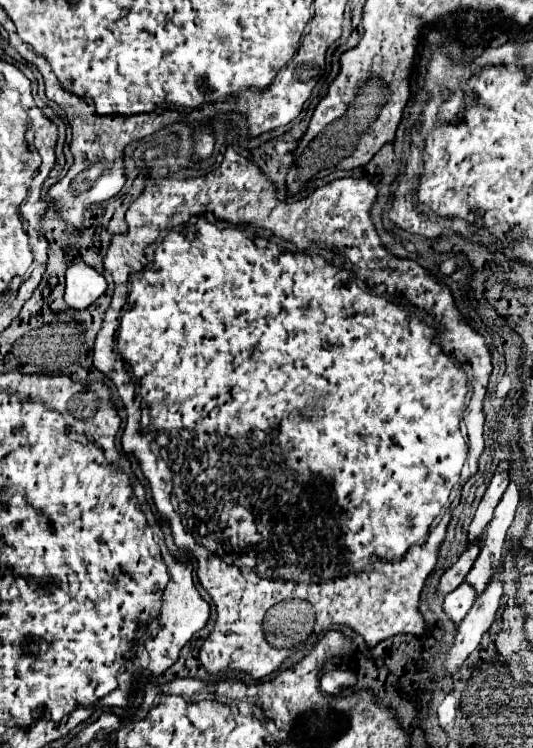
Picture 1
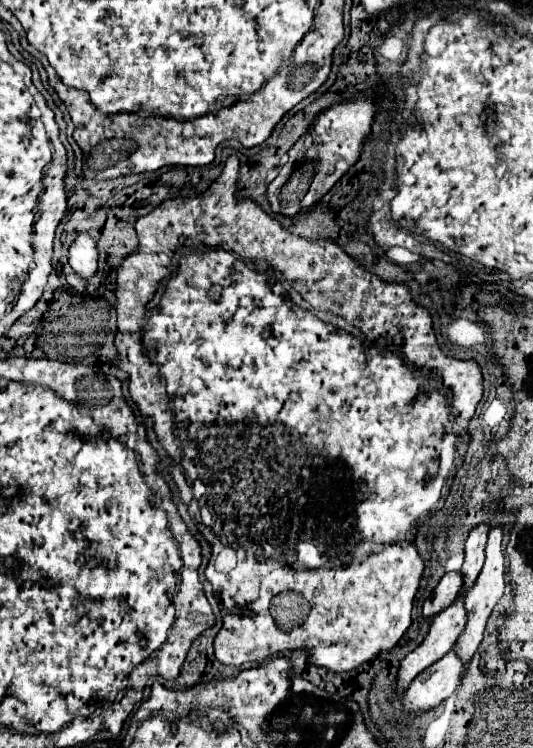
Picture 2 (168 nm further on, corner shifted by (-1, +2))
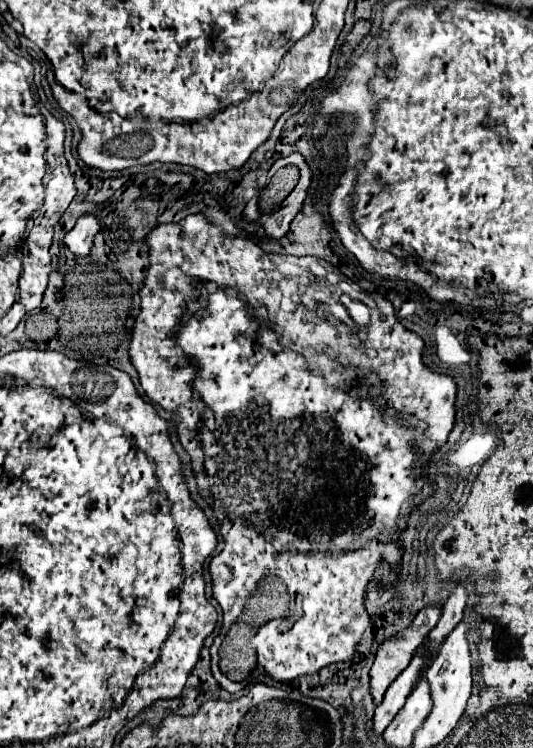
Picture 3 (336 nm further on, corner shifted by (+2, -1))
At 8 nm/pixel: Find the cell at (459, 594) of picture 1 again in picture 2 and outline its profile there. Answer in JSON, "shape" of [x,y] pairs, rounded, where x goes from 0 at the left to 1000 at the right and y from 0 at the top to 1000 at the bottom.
{"shape":[[[856,799],[837,816],[814,824],[807,845],[795,853],[795,858],[750,885],[747,904],[743,904],[747,930],[754,930],[765,922],[765,914],[788,898],[795,898],[803,890],[822,885],[833,874],[841,874],[852,866],[852,858],[871,842],[871,834],[874,834],[874,818],[871,818],[867,799]]]}

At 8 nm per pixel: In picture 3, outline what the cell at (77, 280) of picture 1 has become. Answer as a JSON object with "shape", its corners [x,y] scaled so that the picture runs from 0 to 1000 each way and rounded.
{"shape":[[[156,287],[141,303],[122,314],[122,328],[144,344],[163,344],[174,330],[174,317],[189,306],[189,298],[174,287]]]}

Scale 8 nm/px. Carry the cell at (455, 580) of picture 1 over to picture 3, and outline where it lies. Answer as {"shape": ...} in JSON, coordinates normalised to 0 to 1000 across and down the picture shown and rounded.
{"shape":[[[812,806],[790,814],[779,830],[760,844],[711,862],[704,886],[696,892],[696,929],[704,940],[715,940],[726,918],[767,889],[775,870],[782,870],[782,865],[801,854],[805,844],[820,836],[824,825],[827,825],[827,806]]]}

